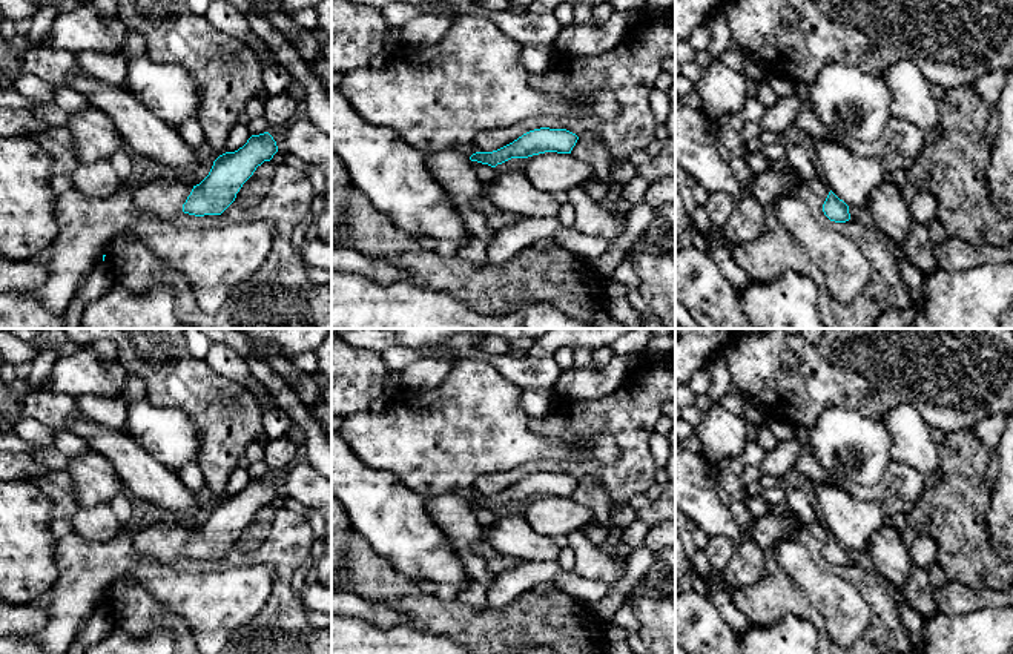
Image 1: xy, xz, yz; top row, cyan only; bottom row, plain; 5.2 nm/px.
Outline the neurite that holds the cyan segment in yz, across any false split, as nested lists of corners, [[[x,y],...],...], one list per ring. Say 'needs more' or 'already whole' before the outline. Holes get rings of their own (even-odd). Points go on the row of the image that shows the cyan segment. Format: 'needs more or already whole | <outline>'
already whole | [[[832,190],[829,192],[824,204],[824,215],[835,223],[846,223],[850,220],[849,206],[840,200]]]

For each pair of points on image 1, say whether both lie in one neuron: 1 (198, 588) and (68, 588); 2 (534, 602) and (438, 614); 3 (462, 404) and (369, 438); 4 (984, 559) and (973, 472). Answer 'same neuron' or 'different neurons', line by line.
1: same neuron
2: same neuron
3: same neuron
4: same neuron

